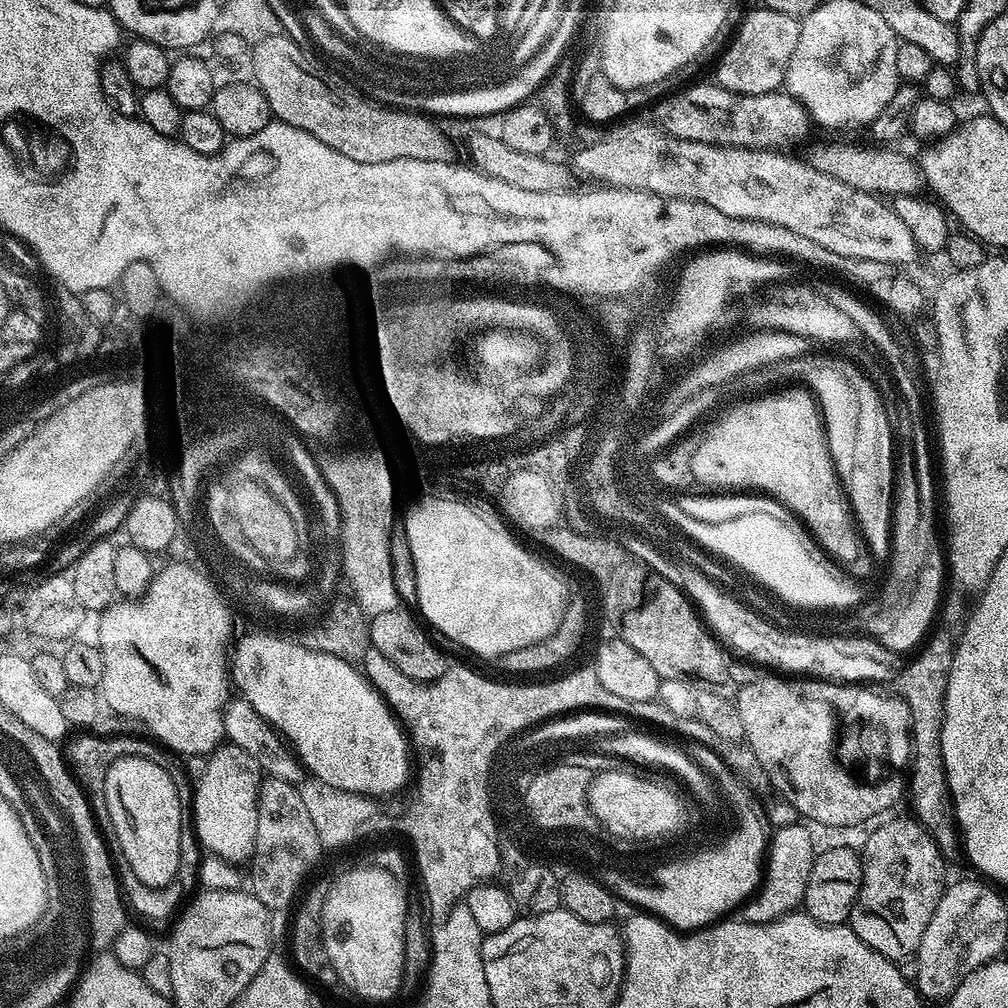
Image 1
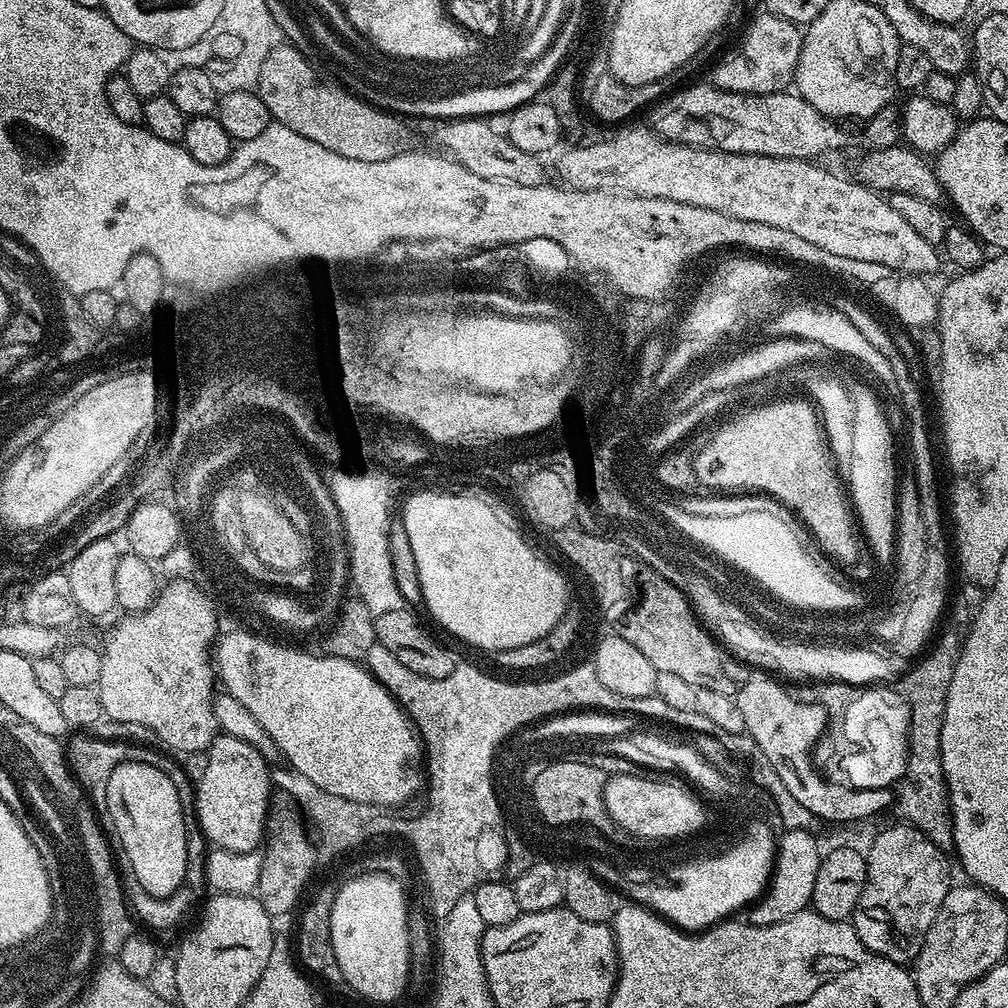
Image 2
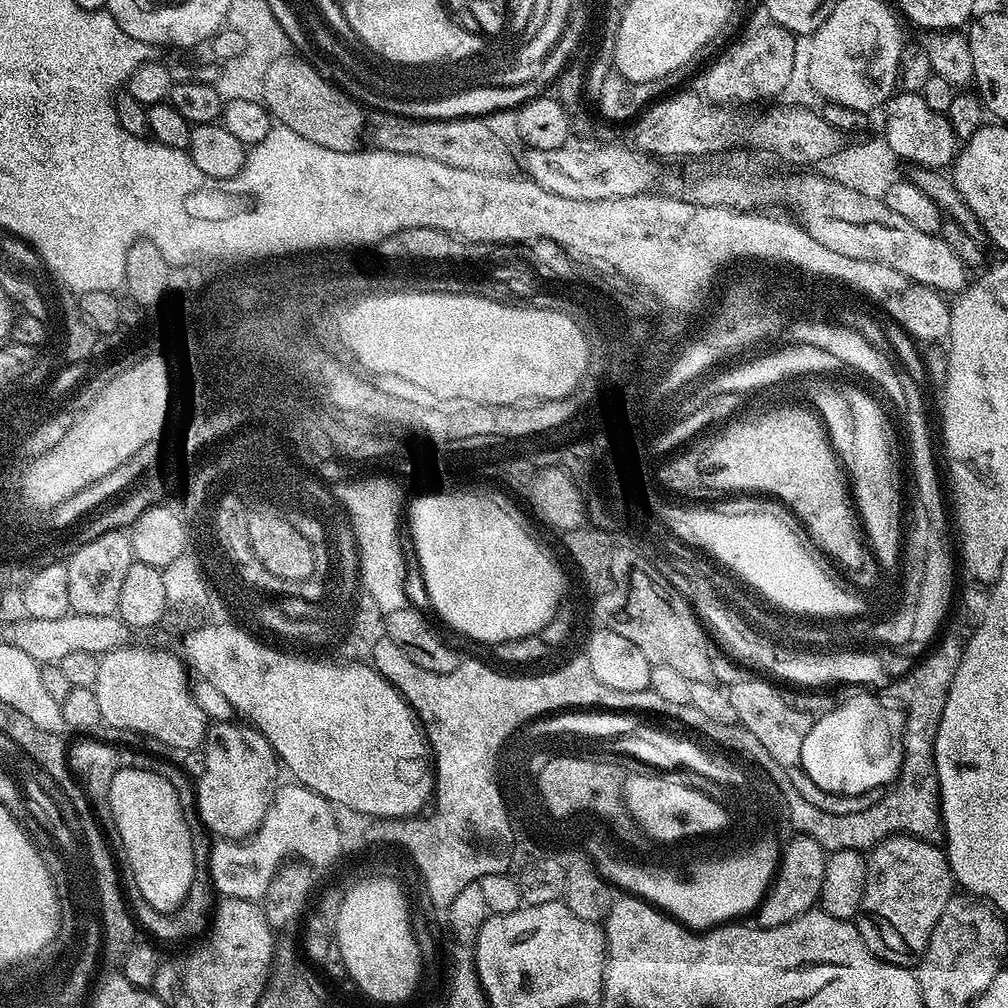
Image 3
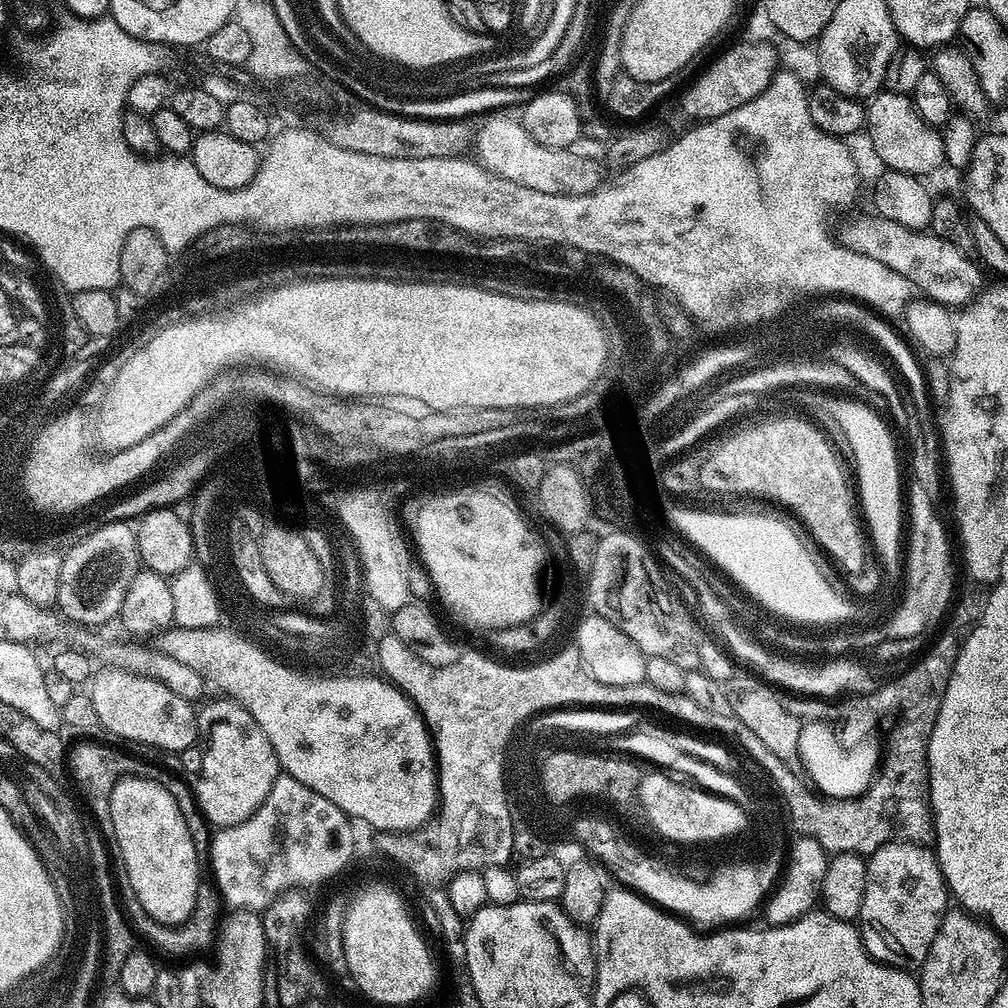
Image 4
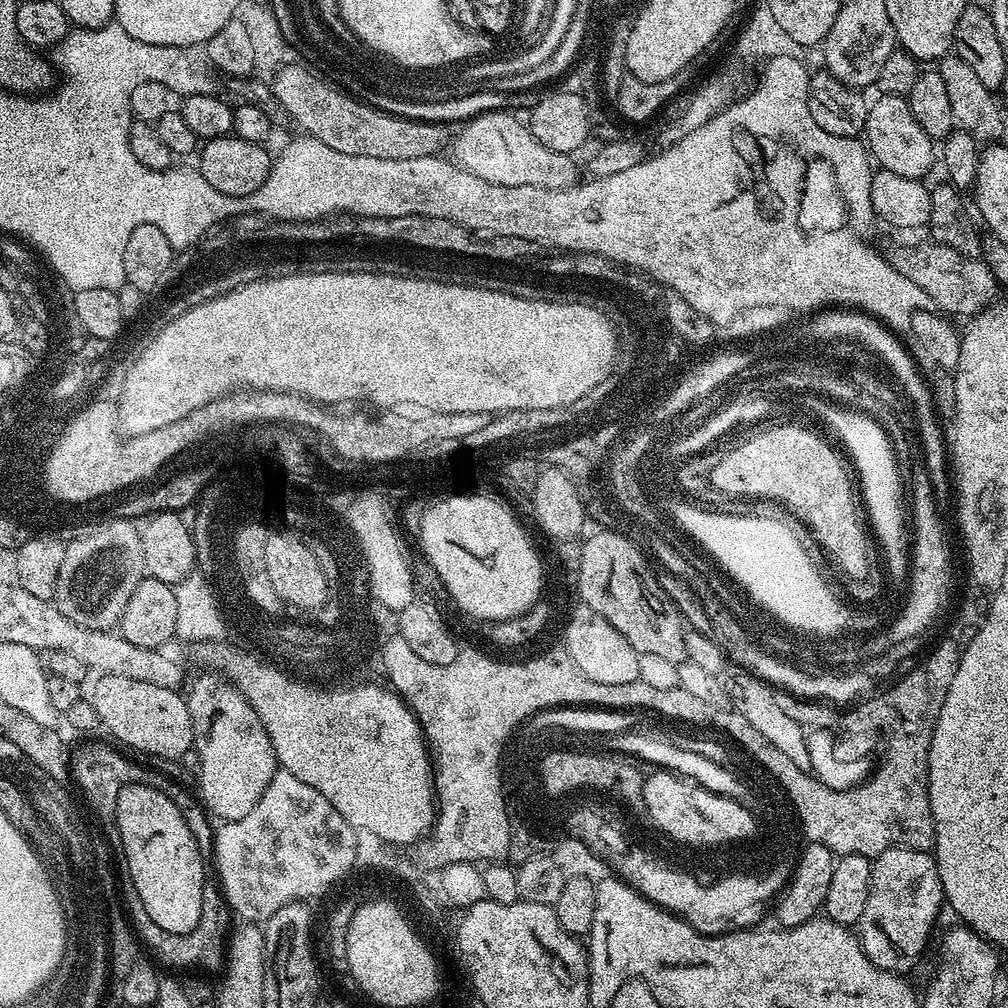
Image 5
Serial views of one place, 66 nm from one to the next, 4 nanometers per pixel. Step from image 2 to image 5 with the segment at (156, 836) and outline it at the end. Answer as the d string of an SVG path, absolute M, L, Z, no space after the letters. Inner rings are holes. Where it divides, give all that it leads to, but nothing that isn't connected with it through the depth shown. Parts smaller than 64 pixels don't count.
M131 784L123 788L116 799L114 827L124 847L124 860L132 879L131 891L141 900L146 913L172 934L194 930L202 914L206 862L176 803L148 784Z

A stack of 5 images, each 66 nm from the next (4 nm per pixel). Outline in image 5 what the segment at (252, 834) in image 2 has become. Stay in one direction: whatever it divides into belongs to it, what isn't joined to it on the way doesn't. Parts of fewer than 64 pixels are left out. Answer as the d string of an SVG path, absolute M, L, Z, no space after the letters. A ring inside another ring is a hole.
M216 674L208 675L212 676L198 677L193 682L192 689L186 692L192 719L194 748L200 753L200 771L198 773L200 792L198 791L198 796L205 809L217 821L227 822L246 818L246 814L250 814L250 810L254 810L254 806L258 806L258 798L262 798L266 786L270 786L270 778L274 778L278 765L274 746L270 742L258 714L254 714L254 706L250 706L248 699L236 689L235 684Z

